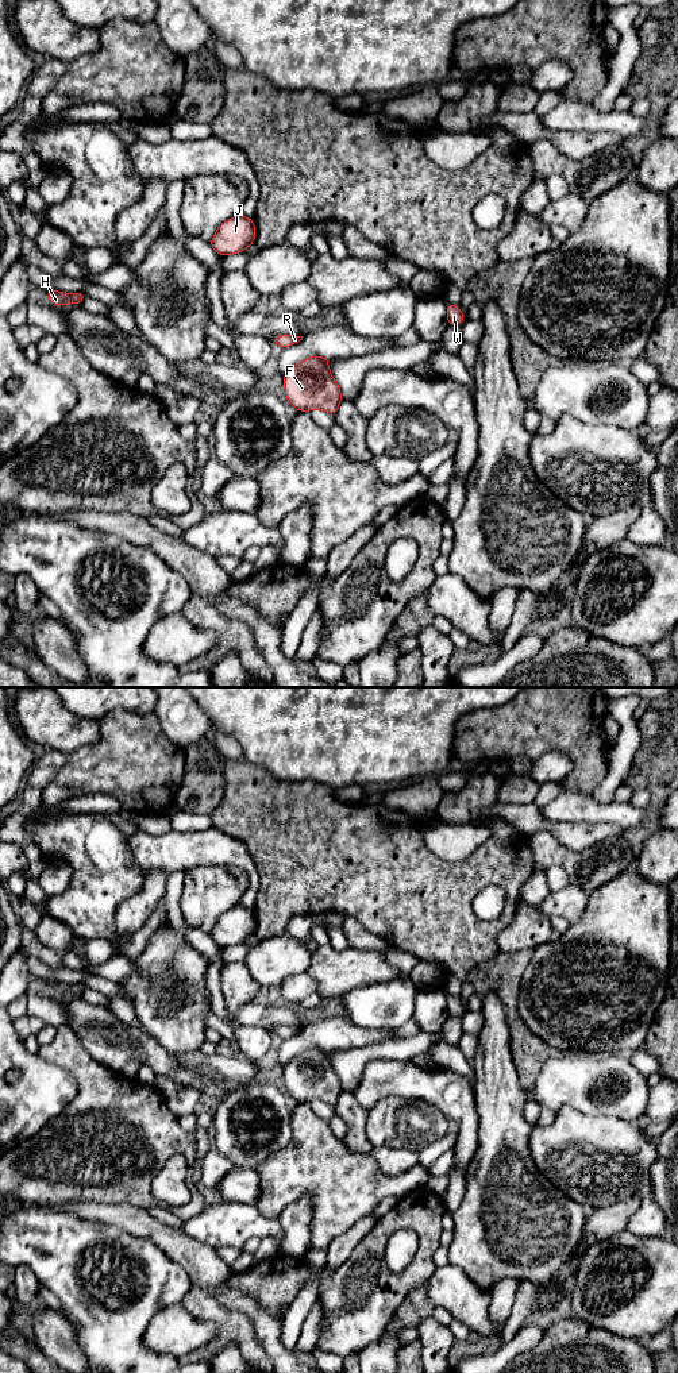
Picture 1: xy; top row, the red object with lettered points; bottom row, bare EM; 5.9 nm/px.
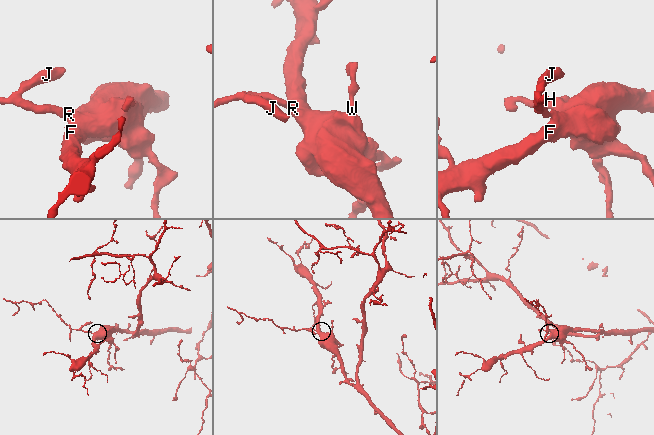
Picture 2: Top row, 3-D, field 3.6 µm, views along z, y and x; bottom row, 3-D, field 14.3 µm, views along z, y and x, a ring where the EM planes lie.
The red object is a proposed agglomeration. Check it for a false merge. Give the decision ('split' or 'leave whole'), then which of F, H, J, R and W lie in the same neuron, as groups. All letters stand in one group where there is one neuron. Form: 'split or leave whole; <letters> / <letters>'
leave whole; F H J R W

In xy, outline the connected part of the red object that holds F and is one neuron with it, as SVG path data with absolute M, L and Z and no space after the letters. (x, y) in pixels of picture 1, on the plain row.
M312 1046L284 1065L286 1092L298 1103L321 1100L336 1106L343 1091L328 1054L331 1050Z

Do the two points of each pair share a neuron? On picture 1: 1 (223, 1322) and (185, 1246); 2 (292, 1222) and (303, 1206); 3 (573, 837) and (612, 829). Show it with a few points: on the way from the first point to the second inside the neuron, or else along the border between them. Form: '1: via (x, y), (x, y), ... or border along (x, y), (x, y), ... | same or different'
1: border along (192, 1285), (201, 1287), (223, 1306), (235, 1311) | different
2: via (296, 1218), (301, 1210) | same
3: via (582, 835), (603, 832) | same

